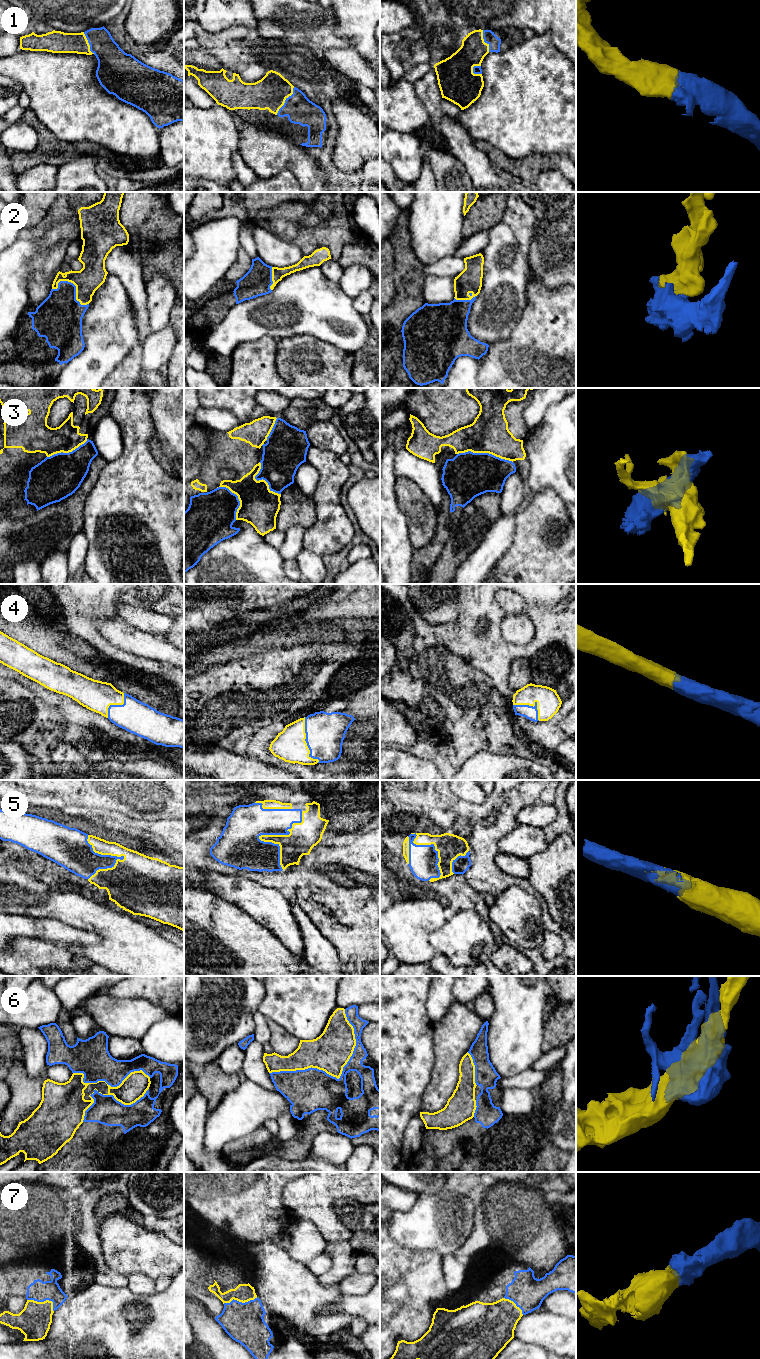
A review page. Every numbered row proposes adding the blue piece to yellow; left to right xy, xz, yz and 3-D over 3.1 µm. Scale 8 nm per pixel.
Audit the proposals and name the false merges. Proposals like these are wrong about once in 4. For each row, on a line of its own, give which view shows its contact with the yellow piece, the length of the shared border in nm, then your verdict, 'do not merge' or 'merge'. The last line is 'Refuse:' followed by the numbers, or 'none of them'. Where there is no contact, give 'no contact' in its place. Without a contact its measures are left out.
1: meets yellow in xz; contact 260 nm long; merge
2: meets yellow in xy; contact 320 nm long; merge
3: meets yellow in yz; contact 460 nm long; do not merge
4: meets yellow in xz; contact 380 nm long; merge
5: meets yellow in xz; contact 500 nm long; merge
6: meets yellow in xz; contact 800 nm long; do not merge
7: meets yellow in xy; contact 240 nm long; merge
Refuse: 3, 6

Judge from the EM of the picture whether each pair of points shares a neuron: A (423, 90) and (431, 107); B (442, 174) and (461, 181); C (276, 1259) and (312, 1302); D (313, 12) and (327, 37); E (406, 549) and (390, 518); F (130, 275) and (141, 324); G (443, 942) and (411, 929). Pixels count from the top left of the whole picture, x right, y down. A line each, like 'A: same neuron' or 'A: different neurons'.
A: same neuron
B: same neuron
C: same neuron
D: same neuron
E: same neuron
F: same neuron
G: different neurons

